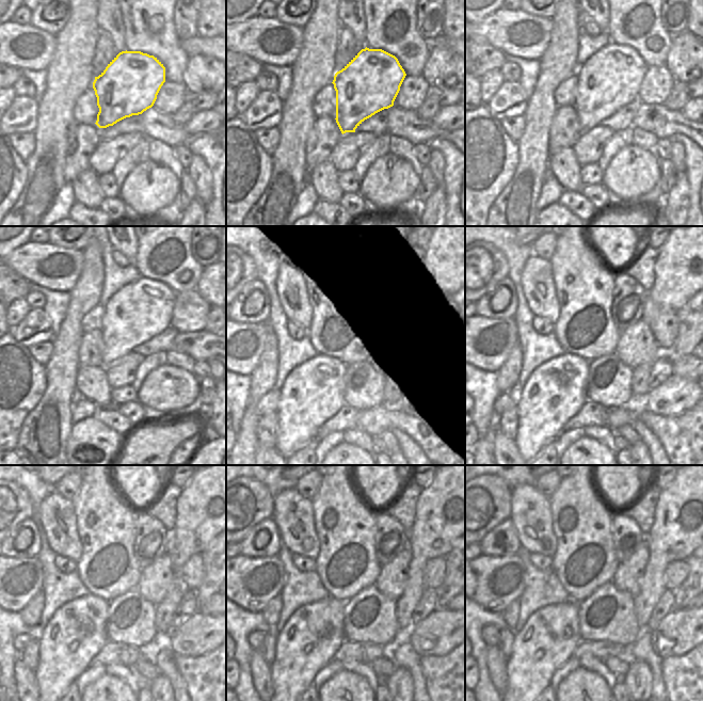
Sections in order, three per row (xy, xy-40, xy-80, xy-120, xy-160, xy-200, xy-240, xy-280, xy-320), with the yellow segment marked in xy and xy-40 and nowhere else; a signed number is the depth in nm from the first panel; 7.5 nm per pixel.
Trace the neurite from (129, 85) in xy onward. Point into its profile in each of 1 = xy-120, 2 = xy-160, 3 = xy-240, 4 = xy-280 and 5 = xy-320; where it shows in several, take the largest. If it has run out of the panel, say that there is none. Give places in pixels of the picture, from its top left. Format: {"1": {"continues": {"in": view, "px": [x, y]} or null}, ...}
{"1": {"continues": {"in": "xy-120", "px": [136, 314]}}, "2": {"continues": {"in": "xy-160", "px": [313, 393]}}, "3": {"continues": {"in": "xy-240", "px": [76, 633]}}, "4": {"continues": {"in": "xy-280", "px": [310, 637]}}, "5": {"continues": {"in": "xy-320", "px": [550, 635]}}}

